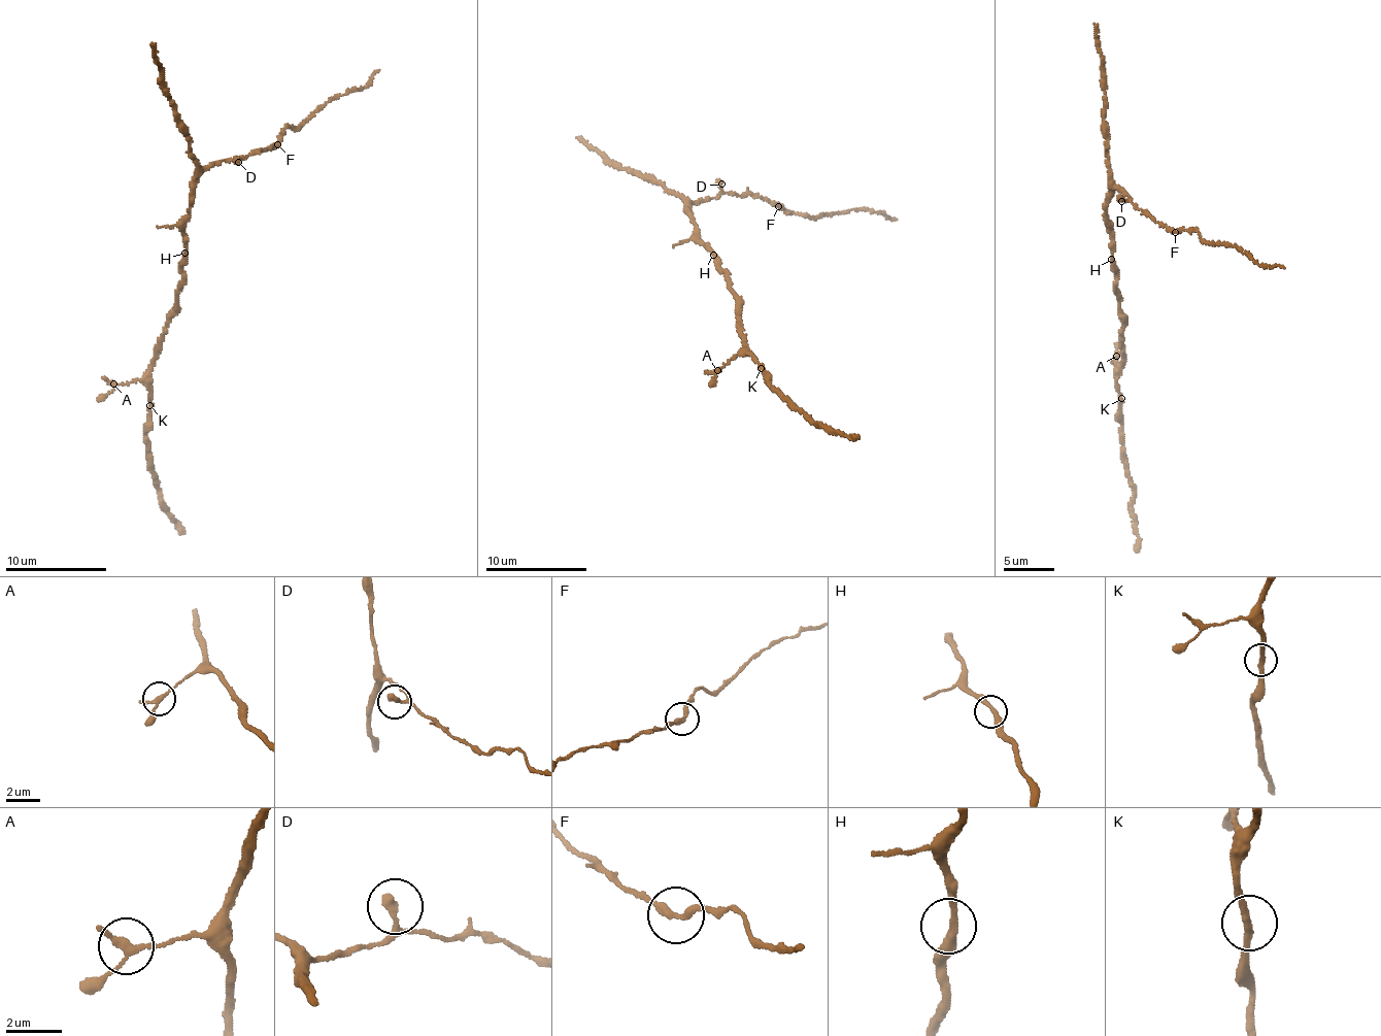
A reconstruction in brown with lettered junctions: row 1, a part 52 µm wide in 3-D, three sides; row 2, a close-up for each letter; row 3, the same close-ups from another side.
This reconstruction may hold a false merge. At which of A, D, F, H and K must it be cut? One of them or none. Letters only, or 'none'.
none

